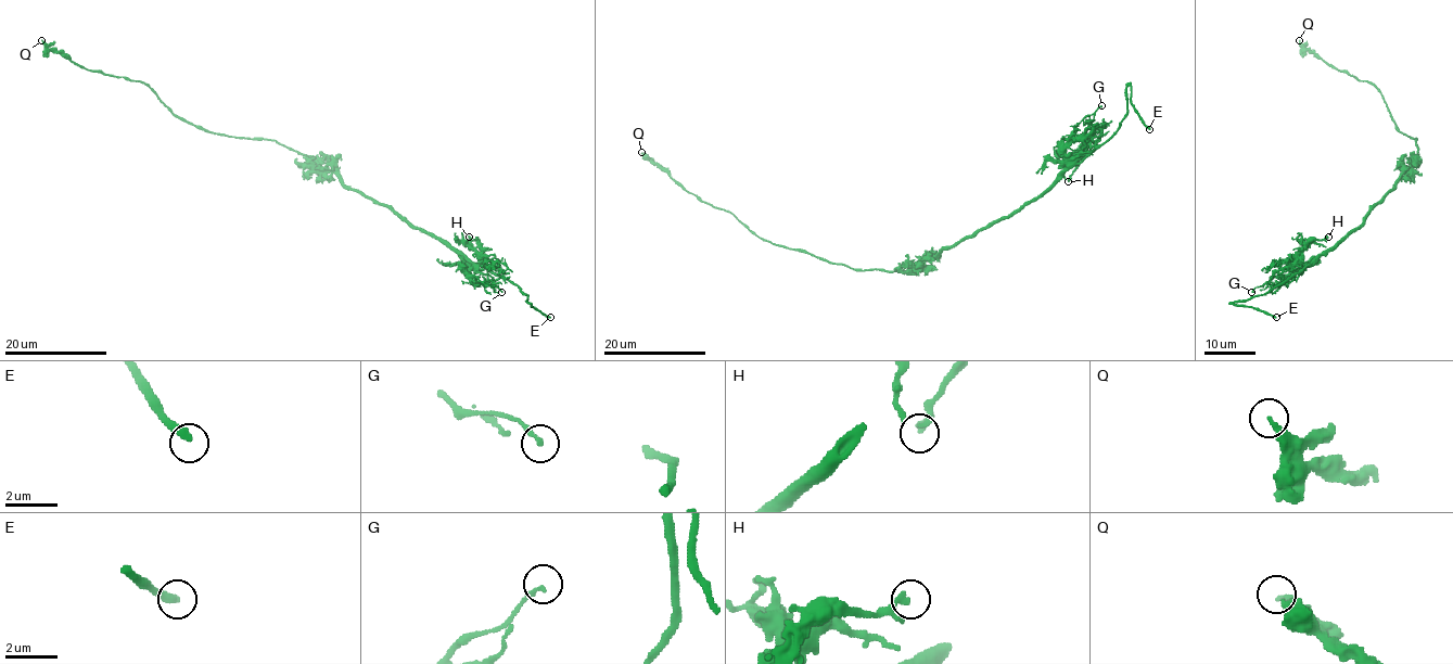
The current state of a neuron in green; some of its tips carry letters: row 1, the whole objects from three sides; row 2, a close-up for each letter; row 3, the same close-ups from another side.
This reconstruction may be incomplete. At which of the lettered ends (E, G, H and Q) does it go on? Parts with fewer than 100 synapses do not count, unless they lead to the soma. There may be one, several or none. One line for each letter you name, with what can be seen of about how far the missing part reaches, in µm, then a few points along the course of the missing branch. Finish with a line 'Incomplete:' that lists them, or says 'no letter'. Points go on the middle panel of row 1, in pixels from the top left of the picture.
E: about 25 µm are missing
Incomplete: E

